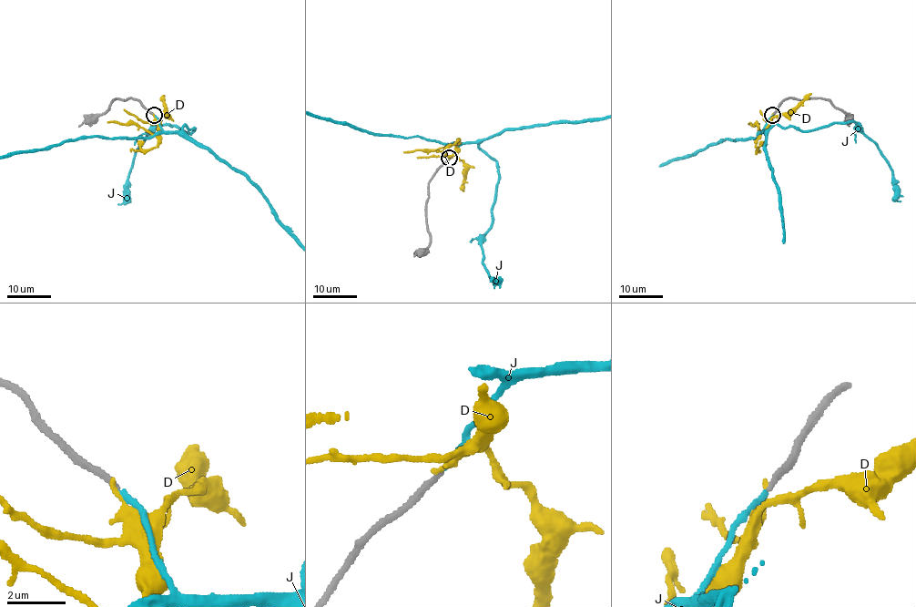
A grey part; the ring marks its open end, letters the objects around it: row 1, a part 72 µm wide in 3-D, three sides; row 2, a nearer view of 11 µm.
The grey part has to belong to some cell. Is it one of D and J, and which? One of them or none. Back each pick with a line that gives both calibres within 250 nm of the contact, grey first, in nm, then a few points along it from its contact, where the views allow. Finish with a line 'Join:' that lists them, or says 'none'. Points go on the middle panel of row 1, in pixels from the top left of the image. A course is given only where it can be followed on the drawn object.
J: 200/180 nm
Join: J

